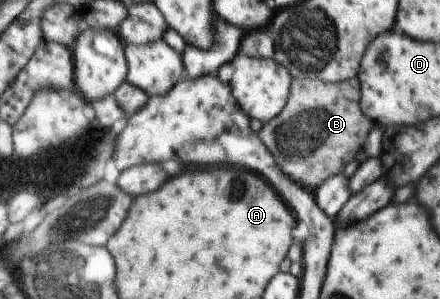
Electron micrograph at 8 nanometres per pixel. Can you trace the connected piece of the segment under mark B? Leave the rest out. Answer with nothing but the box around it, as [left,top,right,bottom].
[258,77,376,192]

